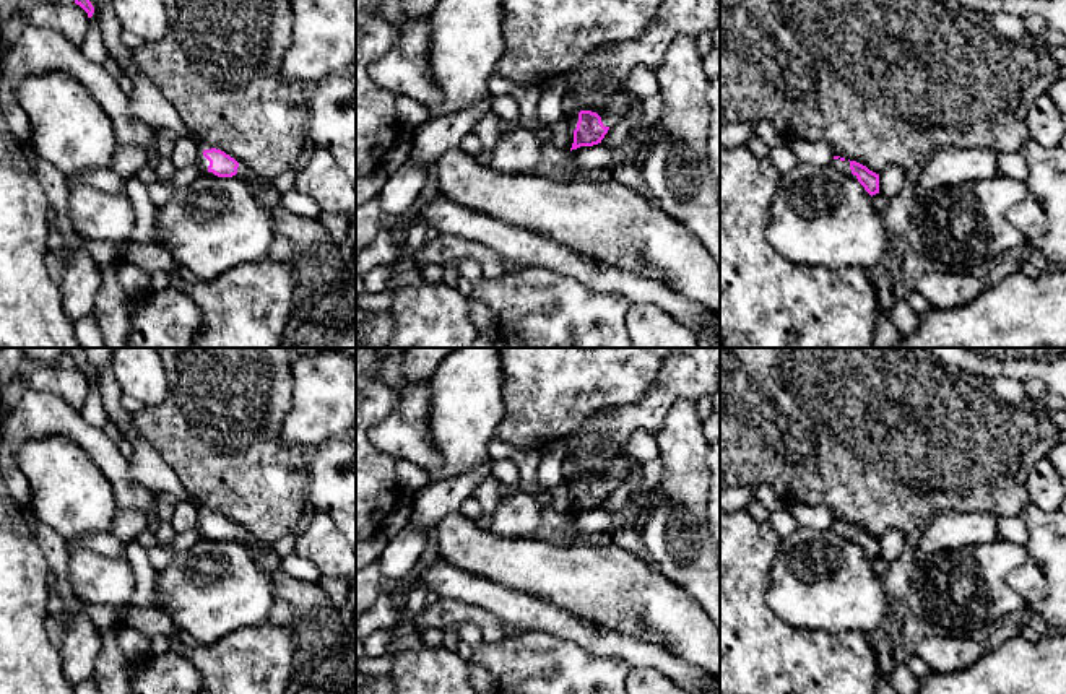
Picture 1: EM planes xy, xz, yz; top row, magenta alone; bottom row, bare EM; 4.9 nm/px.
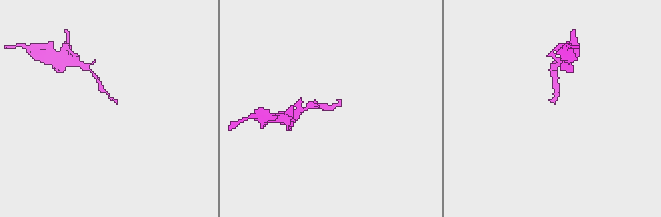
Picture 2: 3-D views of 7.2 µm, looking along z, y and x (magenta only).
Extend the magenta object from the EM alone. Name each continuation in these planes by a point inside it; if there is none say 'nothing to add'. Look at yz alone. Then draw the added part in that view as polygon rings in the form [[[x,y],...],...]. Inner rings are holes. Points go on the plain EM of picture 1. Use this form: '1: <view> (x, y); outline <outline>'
1: yz (842, 530); outline [[[840,522],[838,523],[832,523],[829,530],[832,533],[845,538],[845,540],[853,540],[852,533],[850,533],[850,525],[848,523],[845,523],[845,525],[842,525]]]

